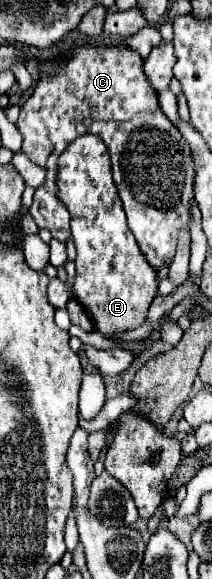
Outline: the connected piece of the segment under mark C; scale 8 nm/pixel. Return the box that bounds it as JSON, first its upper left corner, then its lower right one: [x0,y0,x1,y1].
[16,45,194,269]

